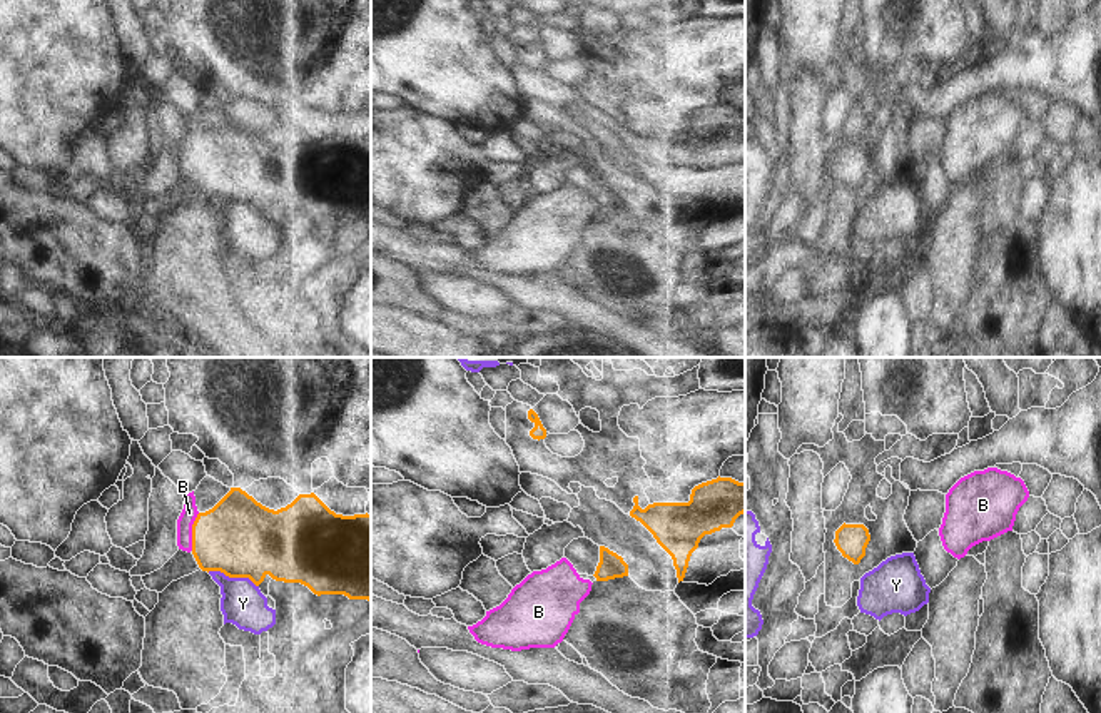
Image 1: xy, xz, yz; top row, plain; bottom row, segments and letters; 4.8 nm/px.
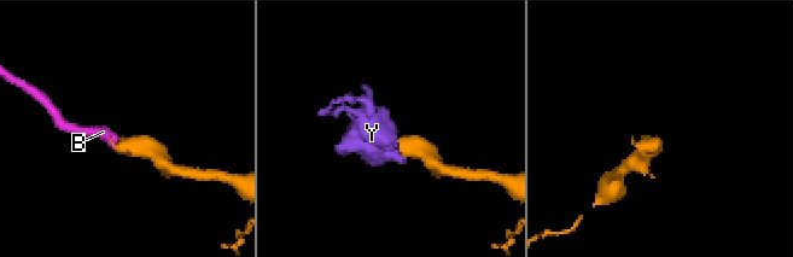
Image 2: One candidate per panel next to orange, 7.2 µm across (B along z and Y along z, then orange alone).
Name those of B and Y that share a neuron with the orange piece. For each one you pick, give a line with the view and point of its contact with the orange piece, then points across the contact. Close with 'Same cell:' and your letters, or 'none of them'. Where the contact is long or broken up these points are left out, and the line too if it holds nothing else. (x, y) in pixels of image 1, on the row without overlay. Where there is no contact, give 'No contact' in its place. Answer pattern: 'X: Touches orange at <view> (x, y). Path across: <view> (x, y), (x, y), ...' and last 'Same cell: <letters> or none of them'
B: Touches orange at xy (192, 157). Path across: xy (241, 164), (216, 164), (192, 157), (189, 139)
Same cell: B

